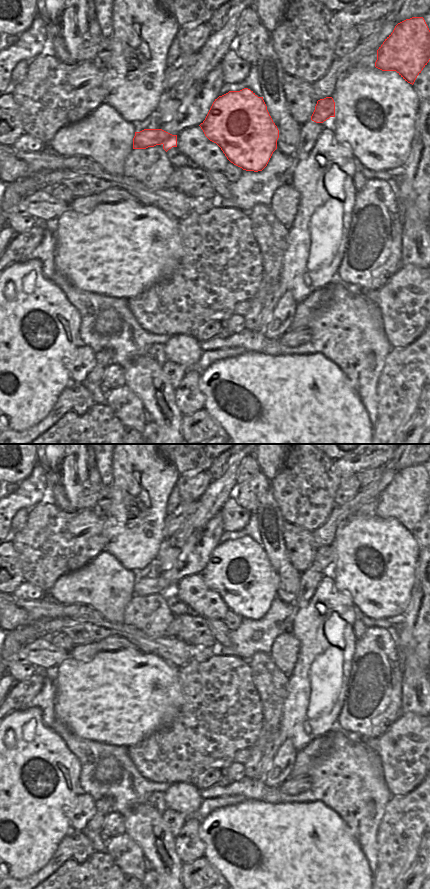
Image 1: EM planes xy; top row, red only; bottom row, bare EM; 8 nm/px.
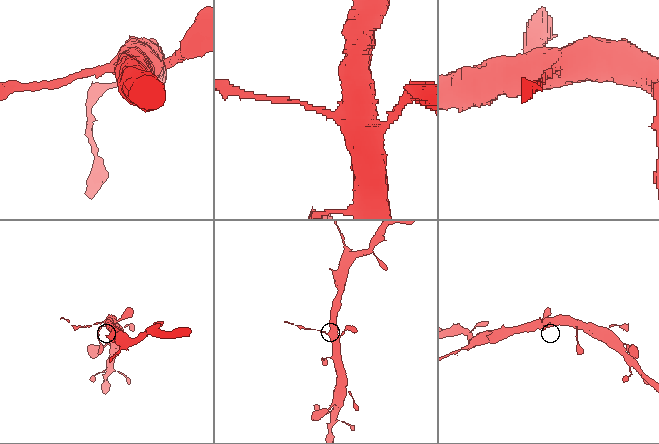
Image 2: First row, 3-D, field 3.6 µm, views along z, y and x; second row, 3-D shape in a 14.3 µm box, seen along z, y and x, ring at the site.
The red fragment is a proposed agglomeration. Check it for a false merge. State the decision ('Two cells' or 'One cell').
Two cells.

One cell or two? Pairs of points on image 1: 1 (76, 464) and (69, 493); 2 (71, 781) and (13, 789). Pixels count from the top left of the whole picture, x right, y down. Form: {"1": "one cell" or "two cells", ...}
{"1": "one cell", "2": "one cell"}

